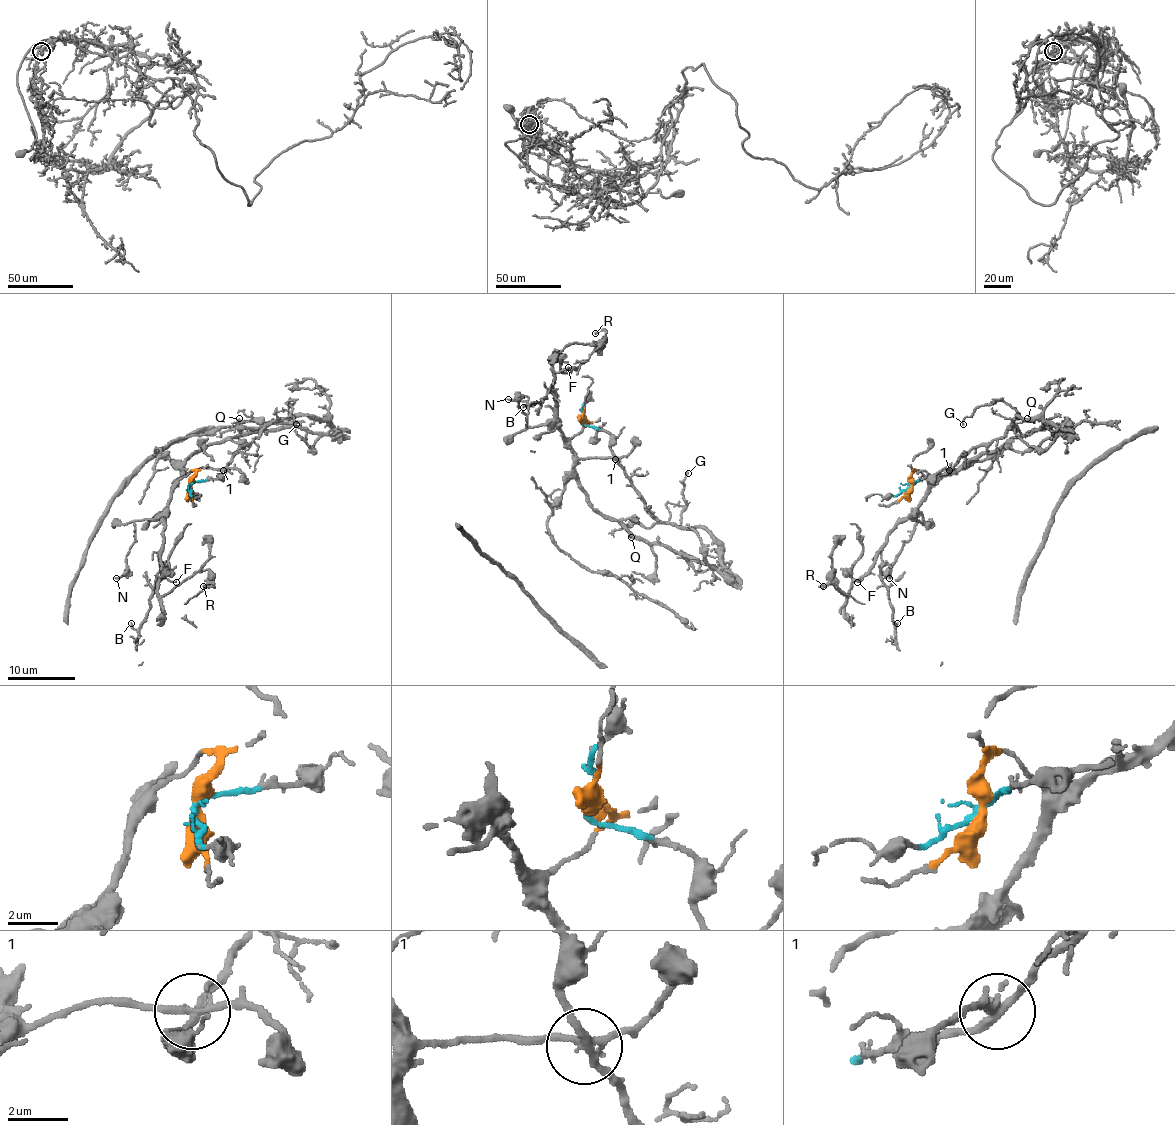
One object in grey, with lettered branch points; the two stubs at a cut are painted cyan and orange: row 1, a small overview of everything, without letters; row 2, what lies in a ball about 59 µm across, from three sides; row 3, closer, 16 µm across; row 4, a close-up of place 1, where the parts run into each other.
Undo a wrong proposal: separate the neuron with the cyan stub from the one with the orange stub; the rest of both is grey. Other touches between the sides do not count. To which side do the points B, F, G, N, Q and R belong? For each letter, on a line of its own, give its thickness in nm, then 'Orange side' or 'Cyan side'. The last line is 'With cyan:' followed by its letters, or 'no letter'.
B: Thickness 180 nm. Orange side
F: Thickness 110 nm. Orange side
G: Thickness 110 nm. Cyan side
N: Thickness 160 nm. Orange side
Q: Thickness 110 nm. Cyan side
R: Thickness 170 nm. Orange side
With cyan: G, Q

